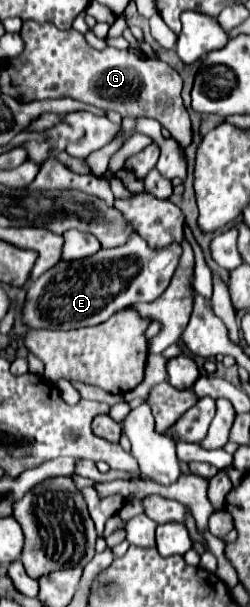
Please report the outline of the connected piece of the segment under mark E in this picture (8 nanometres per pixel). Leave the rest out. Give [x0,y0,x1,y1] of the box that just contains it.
[22,231,180,329]

